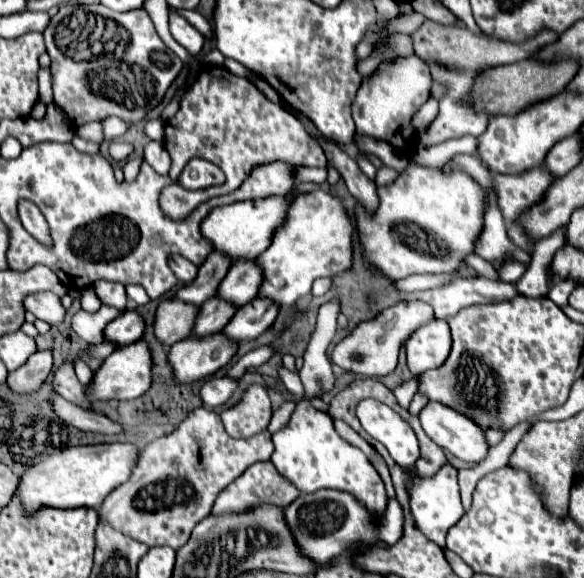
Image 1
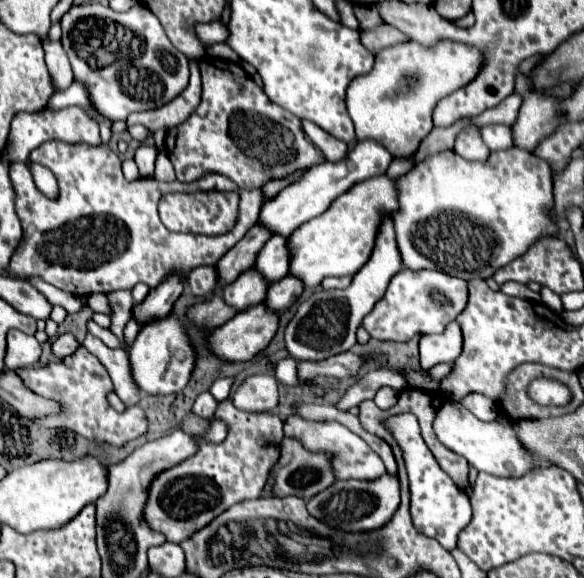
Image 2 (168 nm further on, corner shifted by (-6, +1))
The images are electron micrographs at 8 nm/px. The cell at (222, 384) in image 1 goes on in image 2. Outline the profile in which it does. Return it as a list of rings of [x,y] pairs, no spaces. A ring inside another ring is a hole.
[[[202,392],[196,398],[196,402],[192,406],[192,412],[198,418],[202,418],[202,420],[212,420],[214,418],[214,412],[216,412],[216,406],[218,406],[218,402],[212,398],[212,394],[210,392]]]

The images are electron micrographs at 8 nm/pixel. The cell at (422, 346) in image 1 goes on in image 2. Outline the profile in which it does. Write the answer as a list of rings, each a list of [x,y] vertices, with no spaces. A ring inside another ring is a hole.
[[[450,322],[442,334],[420,338],[420,366],[422,368],[432,368],[440,362],[454,362],[460,354],[462,354],[462,332],[456,322]]]

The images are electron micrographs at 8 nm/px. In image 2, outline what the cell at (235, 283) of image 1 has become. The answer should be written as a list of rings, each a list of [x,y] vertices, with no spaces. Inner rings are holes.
[[[272,236],[266,242],[266,246],[260,250],[254,268],[258,268],[258,272],[262,272],[262,276],[268,282],[274,282],[274,280],[280,280],[282,276],[286,276],[290,270],[288,238]]]

